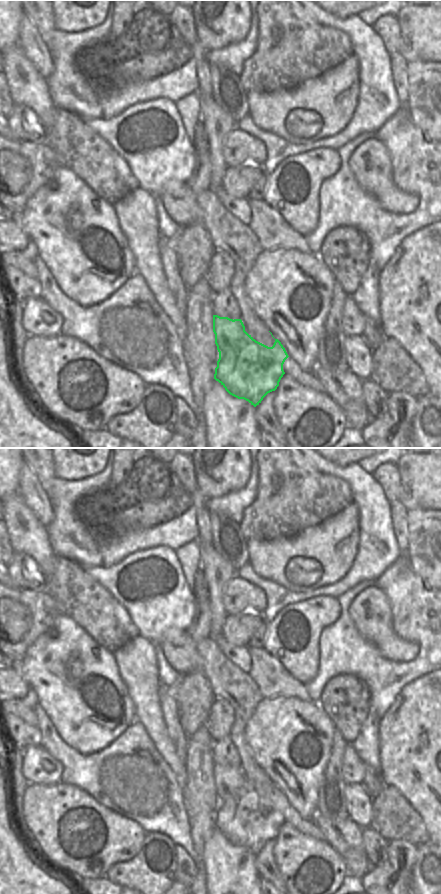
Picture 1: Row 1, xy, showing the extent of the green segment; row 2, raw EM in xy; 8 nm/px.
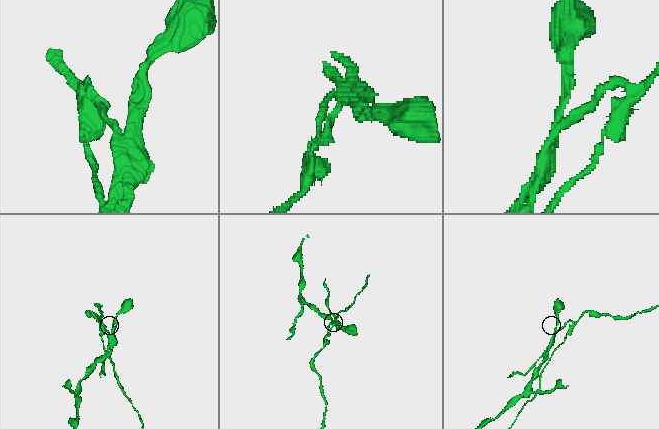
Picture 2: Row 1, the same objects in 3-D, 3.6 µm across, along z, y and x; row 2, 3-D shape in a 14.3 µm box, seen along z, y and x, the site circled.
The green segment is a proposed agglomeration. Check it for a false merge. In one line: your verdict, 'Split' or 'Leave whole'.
Split.

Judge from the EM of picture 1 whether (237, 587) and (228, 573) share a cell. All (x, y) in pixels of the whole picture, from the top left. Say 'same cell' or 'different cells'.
different cells

